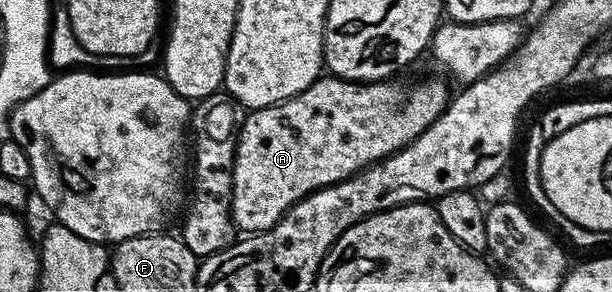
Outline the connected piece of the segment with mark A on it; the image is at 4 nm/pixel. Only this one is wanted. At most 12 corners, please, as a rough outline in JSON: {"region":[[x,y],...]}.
{"region":[[321,76],[250,111],[231,218],[273,228],[305,196],[405,148],[447,86]]}

